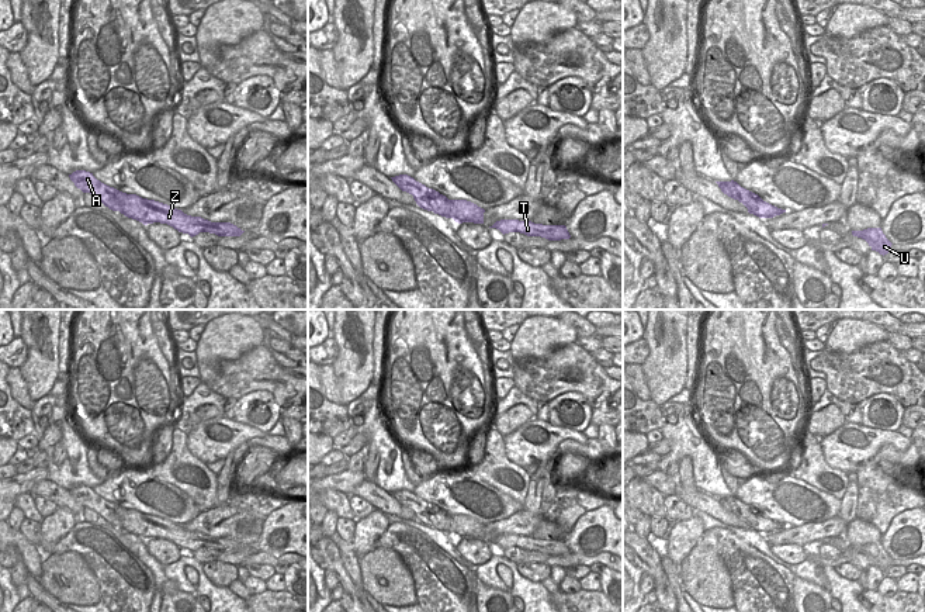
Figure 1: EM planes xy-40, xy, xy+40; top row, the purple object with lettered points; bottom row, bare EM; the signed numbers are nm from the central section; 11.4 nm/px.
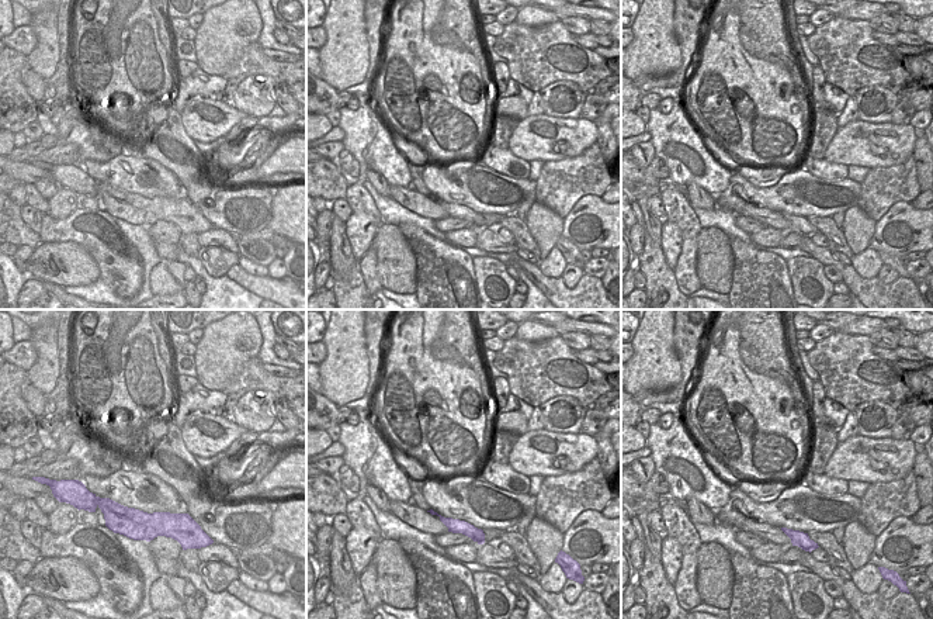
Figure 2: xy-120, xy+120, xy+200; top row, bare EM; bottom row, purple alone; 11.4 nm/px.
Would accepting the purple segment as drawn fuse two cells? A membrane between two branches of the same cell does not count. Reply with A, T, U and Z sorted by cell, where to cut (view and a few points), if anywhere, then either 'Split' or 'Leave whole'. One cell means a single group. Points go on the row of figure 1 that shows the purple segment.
Groups: A / T U Z. Split along xy-40 (118, 190), (121, 211). Split.

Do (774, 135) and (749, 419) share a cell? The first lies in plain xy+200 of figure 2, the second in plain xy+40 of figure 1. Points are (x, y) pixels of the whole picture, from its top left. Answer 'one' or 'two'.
one

